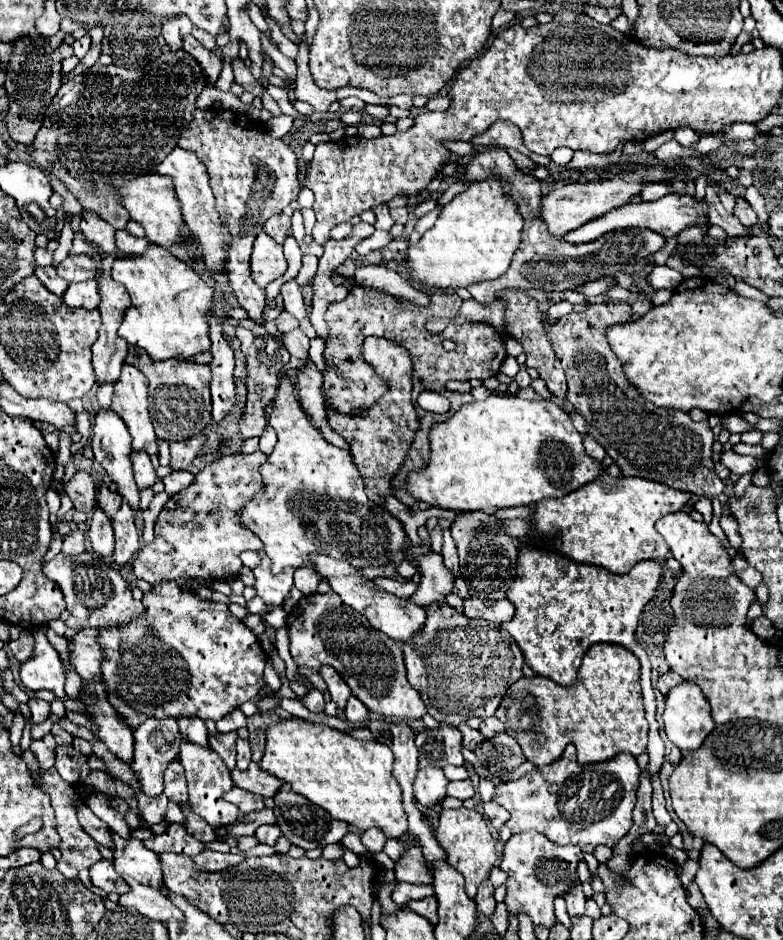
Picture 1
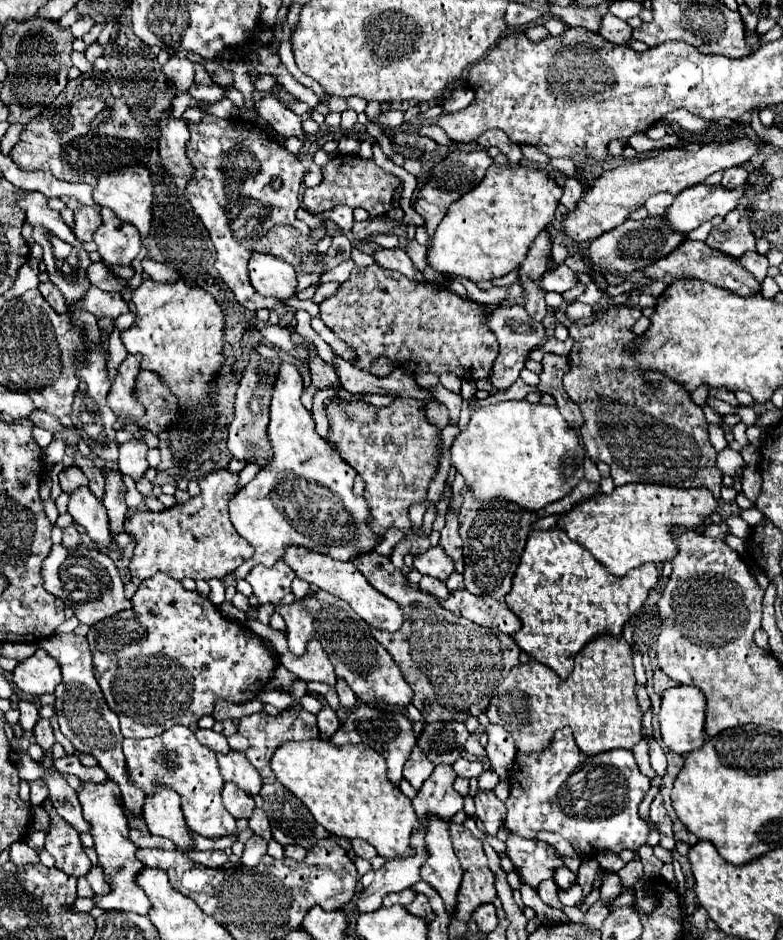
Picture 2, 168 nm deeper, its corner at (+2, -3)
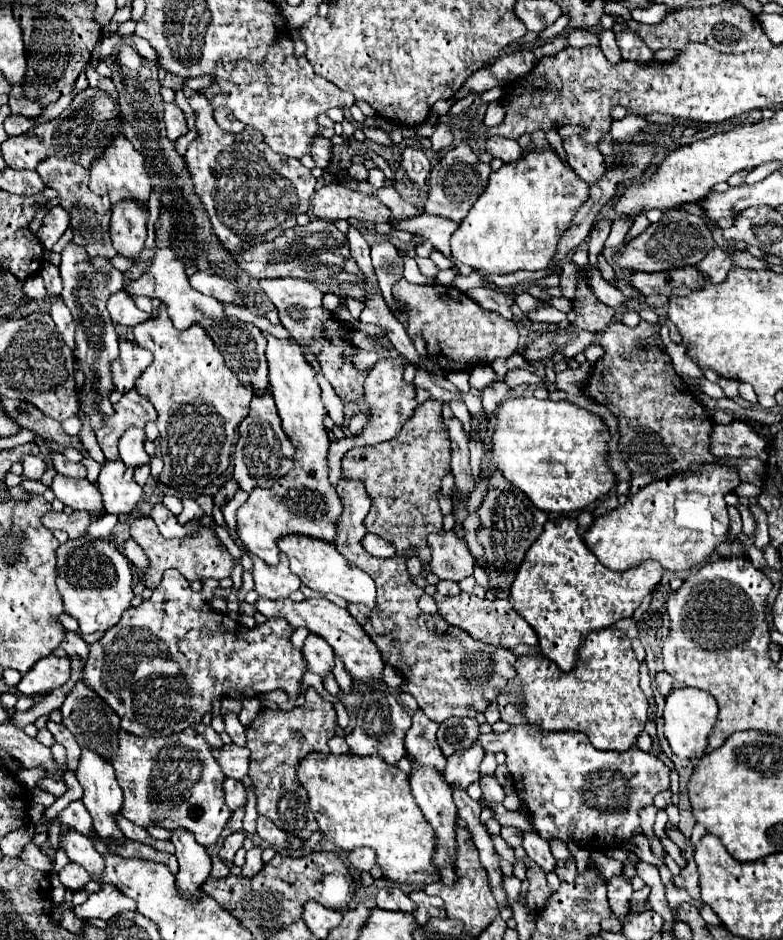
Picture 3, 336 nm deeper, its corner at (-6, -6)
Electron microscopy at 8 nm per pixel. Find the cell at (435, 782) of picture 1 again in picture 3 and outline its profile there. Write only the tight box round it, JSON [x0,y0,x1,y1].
[405,709,447,771]

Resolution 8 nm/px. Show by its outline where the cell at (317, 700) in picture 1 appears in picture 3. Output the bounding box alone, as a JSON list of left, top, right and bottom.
[329,735,349,755]

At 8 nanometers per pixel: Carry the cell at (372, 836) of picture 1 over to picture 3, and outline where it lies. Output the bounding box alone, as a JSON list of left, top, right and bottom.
[347,847,375,871]

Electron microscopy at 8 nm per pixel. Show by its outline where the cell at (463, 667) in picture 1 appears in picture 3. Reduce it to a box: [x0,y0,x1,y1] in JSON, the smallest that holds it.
[333,479,517,723]

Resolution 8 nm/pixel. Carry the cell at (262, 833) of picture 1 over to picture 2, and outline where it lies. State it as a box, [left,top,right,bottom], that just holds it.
[241,834,267,866]

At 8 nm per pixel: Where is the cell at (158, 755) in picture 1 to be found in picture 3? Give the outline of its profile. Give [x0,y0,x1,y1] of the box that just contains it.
[171,829,211,901]

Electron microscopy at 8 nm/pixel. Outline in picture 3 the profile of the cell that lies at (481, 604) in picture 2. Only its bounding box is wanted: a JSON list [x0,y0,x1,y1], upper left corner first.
[435,593,537,647]

